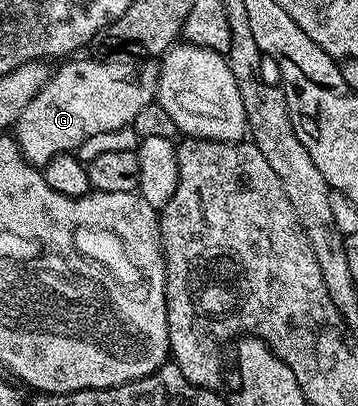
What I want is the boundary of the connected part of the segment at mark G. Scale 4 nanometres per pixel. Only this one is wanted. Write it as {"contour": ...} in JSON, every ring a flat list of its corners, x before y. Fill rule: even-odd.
{"contour":[[81,57,67,60,70,62,60,66,58,70,55,68,46,86,18,116,16,140,27,162,35,167,47,165,60,153,77,151,84,139,92,139,92,135,100,135,100,131,116,131,133,126,138,112,144,111,144,107,148,107,155,100,159,66,150,62,153,60,137,61,134,57,110,57,107,61,93,61,90,57]]}

